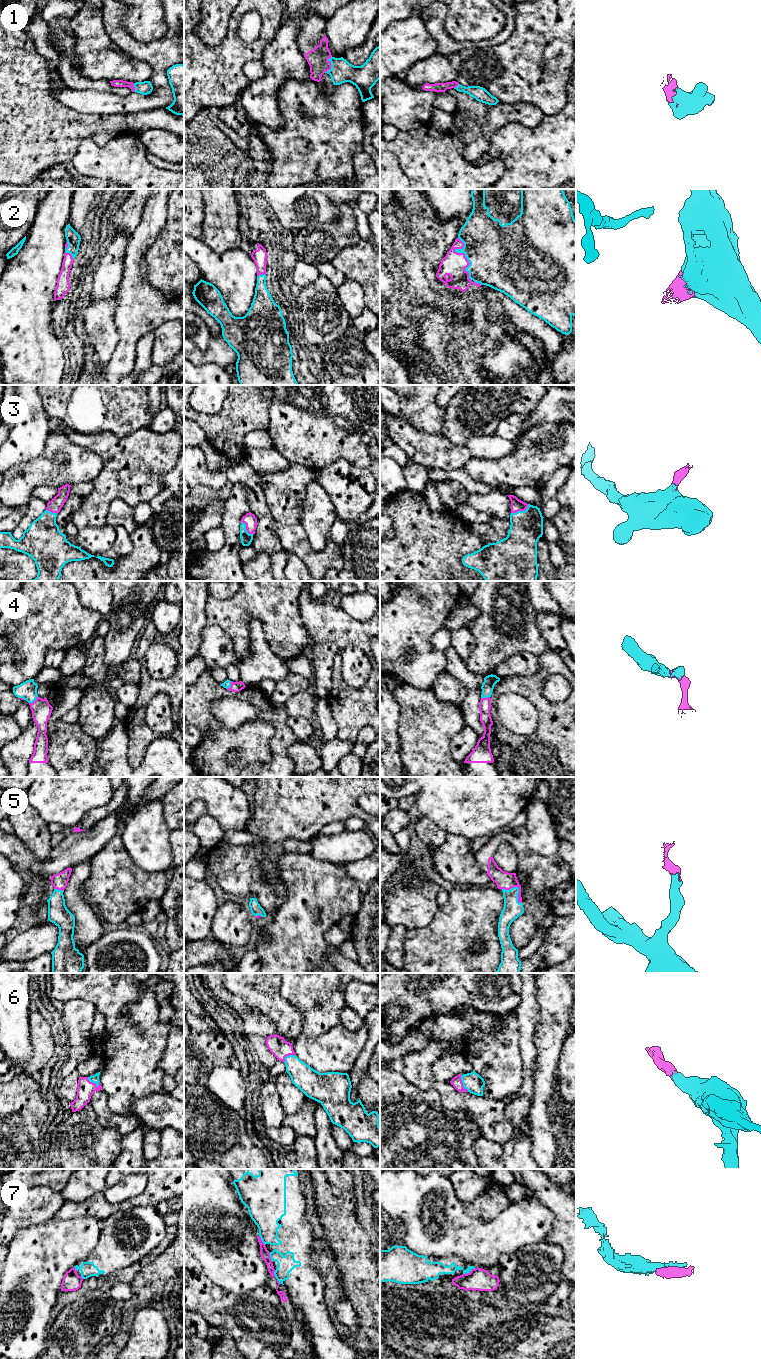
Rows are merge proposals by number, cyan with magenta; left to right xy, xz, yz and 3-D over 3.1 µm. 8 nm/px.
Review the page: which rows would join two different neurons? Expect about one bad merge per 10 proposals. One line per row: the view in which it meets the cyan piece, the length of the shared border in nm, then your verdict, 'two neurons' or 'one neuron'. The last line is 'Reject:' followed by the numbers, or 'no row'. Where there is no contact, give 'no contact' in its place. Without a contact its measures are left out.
1: meets cyan in xz; contact 150 nm long; one neuron
2: meets cyan in yz; contact 360 nm long; one neuron
3: meets cyan in yz; contact 160 nm long; one neuron
4: meets cyan in xy; contact 90 nm long; one neuron
5: meets cyan in yz; contact 200 nm long; one neuron
6: meets cyan in xy; contact 120 nm long; one neuron
7: meets cyan in yz; contact 120 nm long; two neurons
Reject: 7

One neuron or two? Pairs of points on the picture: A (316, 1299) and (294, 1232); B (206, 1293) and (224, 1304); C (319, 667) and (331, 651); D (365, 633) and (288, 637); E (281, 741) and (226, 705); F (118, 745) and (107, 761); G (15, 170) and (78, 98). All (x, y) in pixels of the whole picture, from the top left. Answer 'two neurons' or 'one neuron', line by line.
A: one neuron
B: one neuron
C: one neuron
D: two neurons
E: one neuron
F: one neuron
G: two neurons

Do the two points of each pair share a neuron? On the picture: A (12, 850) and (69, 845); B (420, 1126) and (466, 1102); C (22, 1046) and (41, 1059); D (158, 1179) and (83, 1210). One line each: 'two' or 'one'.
A: one
B: two
C: two
D: one

